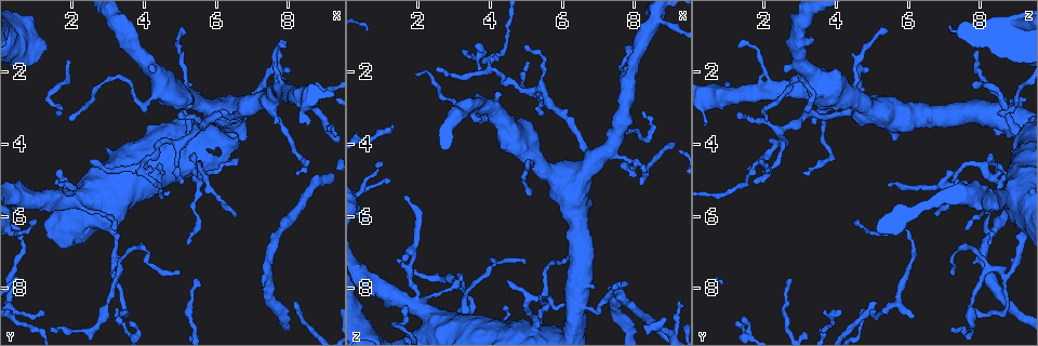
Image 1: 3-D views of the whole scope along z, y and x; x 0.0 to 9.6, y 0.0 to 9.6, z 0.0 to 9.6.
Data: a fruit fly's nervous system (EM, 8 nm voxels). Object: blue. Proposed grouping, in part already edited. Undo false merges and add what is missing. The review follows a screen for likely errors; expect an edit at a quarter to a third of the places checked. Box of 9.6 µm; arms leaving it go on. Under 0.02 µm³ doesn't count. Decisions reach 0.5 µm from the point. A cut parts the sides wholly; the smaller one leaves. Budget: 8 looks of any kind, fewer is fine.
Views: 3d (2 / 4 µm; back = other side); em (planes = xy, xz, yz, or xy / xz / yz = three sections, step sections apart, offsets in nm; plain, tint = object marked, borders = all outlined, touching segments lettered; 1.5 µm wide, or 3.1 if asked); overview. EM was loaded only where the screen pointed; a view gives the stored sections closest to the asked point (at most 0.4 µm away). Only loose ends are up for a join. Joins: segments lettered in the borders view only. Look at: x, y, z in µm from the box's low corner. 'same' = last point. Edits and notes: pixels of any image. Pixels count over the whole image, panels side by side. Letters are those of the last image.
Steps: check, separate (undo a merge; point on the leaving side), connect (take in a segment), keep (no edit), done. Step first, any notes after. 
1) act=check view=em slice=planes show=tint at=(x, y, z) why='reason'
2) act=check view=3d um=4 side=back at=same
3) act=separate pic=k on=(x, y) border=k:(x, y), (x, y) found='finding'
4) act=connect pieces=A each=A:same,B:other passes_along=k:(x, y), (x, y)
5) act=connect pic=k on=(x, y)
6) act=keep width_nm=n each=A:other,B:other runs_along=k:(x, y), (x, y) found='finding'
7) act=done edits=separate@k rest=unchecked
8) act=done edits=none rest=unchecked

act=check view=em slice=xz step=8 show=tint at=(5.05, 3.10, 1.25) why='thin end'

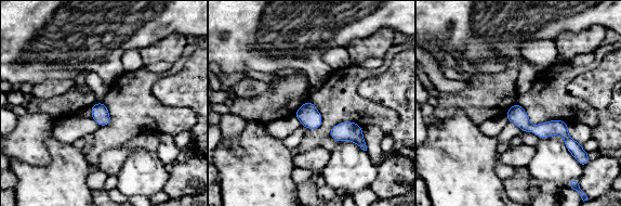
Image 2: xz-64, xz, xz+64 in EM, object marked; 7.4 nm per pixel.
act=check view=em slice=planes show=borders at=same why='cut it another way'

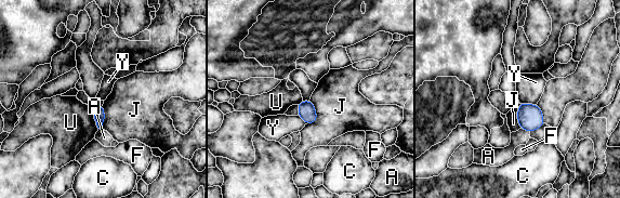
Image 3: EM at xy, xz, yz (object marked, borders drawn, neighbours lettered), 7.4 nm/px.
act=keep width_nm=80 each=A:other,C:other,F:other,J:other,U:other,Y:other border=3:(308, 100), (316, 120), (306, 124) found='no lettered segment goes on from it'

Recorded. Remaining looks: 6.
act=check view=3d um=2 side=back at=(6.75, 3.85, 5.65) why='thick end'

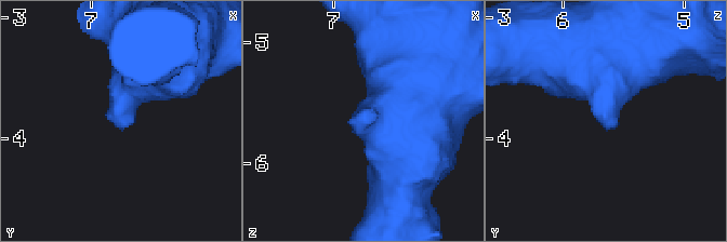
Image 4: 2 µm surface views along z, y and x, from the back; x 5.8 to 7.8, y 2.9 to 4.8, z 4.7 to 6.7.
act=check view=em slice=planes show=borders at=(6.80, 3.84, 5.60) why='now the EM'

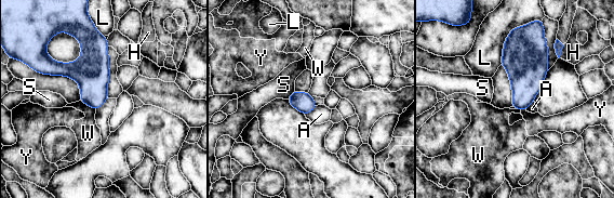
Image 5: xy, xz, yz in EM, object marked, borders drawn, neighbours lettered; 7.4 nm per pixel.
act=keep each=A:other,H:other,L:other,S:other,W:other,Y:other border=5:(318, 105), (305, 115) found='none of them fits'

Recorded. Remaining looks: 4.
act=check view=3d um=2 side=back at=(2.45, 4.50, 1.90) why='free end'

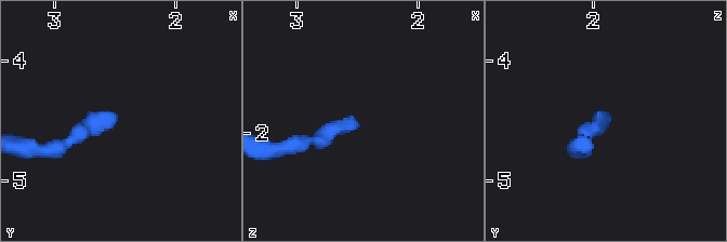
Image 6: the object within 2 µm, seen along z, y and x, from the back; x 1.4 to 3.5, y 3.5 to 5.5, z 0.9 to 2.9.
act=check view=em slice=planes show=borders at=(2.46, 4.50, 1.94)

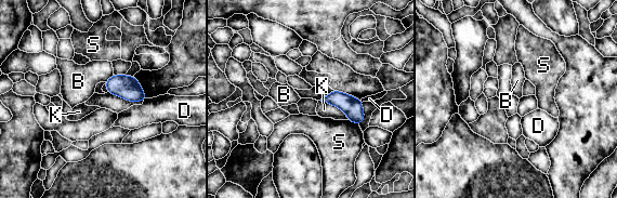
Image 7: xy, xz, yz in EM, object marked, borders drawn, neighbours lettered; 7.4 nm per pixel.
act=keep each=B:other,D:other,K:other,S:other border=7:(114, 75), (105, 82) found='none of them fits'

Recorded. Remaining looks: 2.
act=done edits=none rest=unchecked

